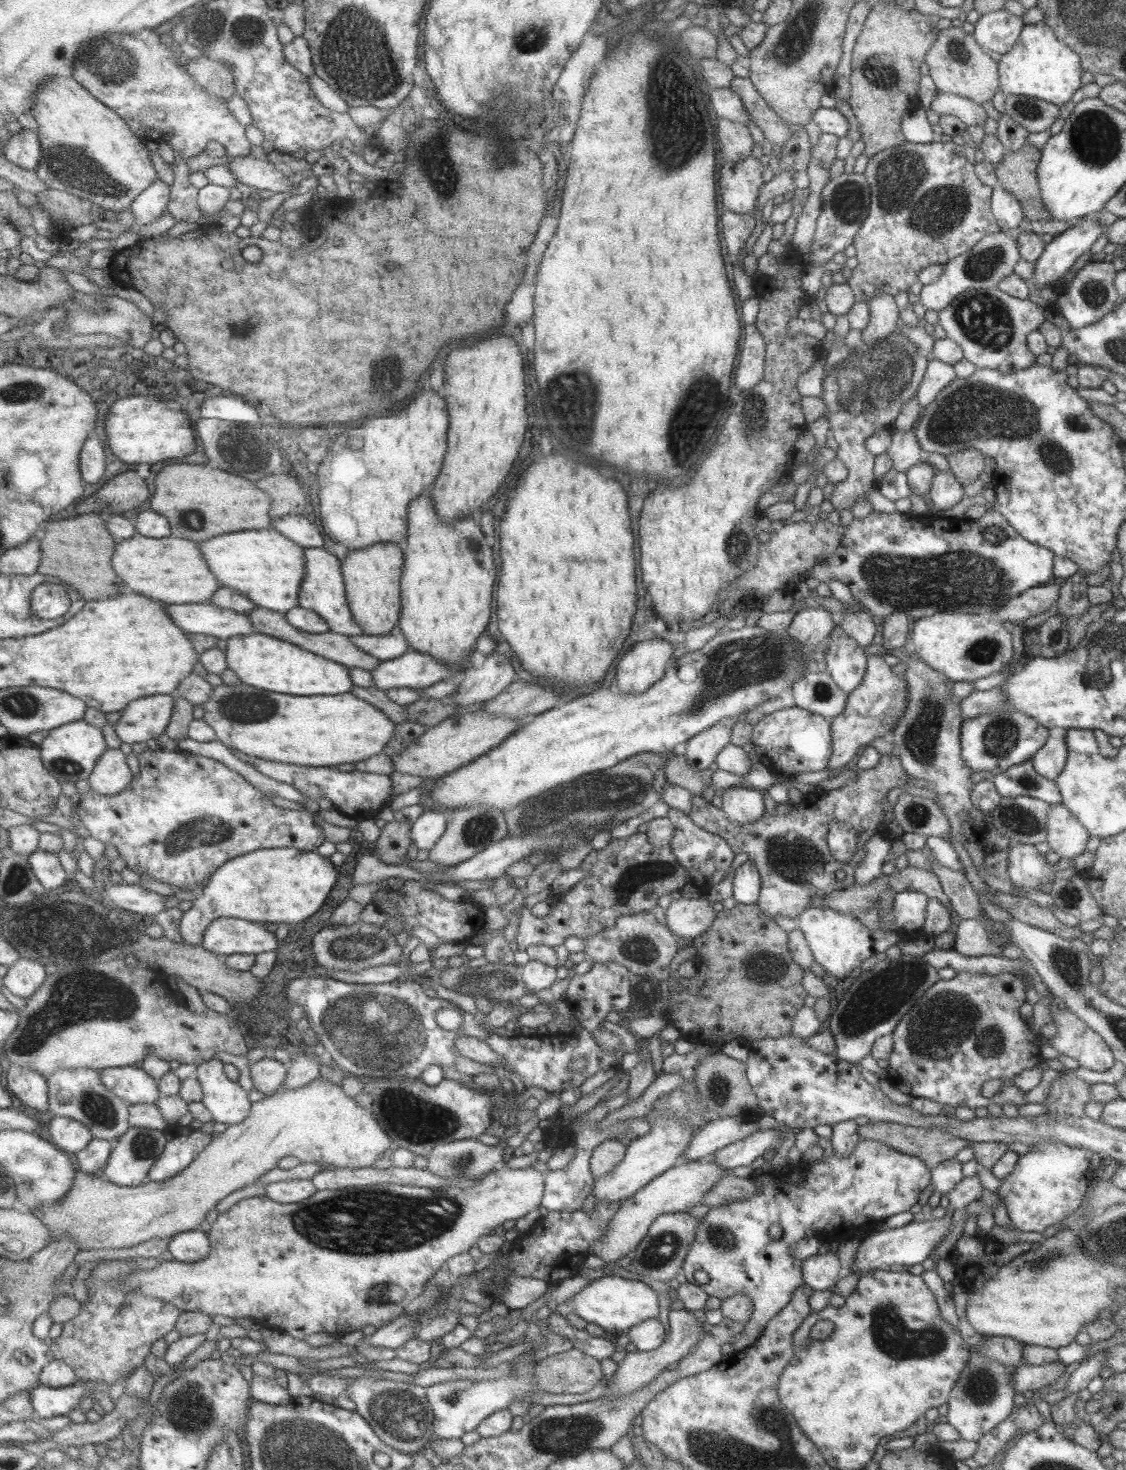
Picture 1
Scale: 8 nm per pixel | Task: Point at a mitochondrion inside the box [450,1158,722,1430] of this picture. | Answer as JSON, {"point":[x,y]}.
{"point":[664,1246]}

